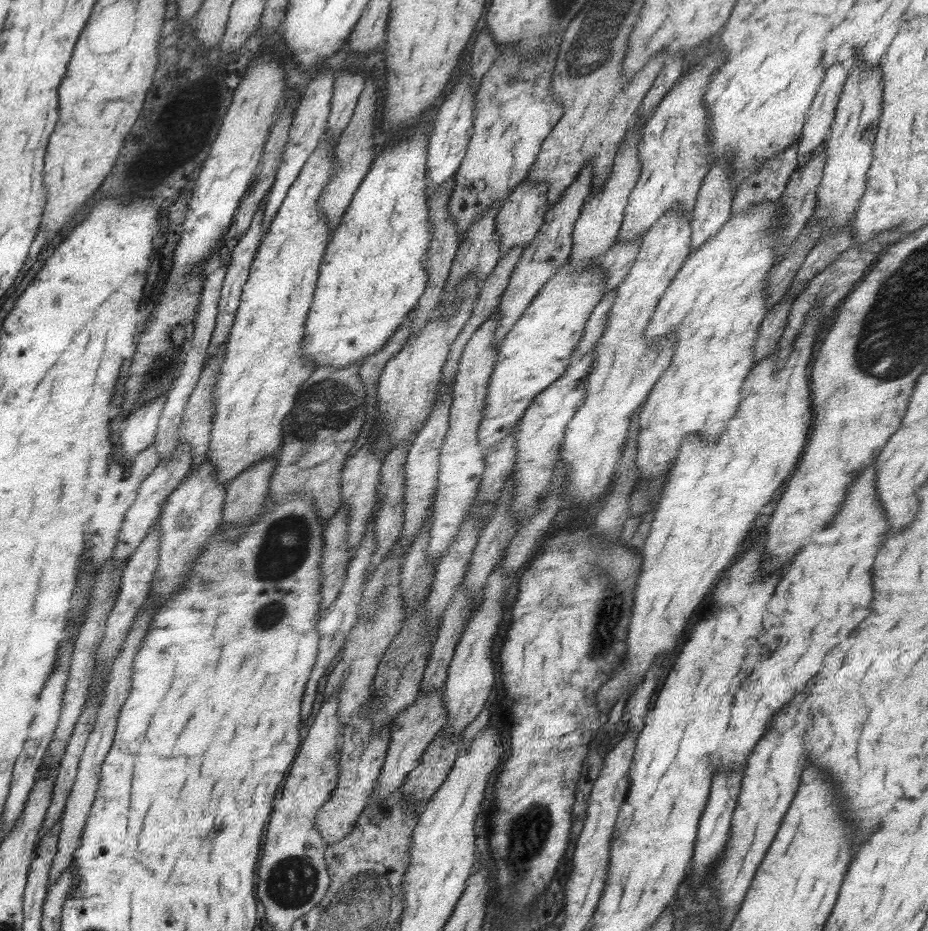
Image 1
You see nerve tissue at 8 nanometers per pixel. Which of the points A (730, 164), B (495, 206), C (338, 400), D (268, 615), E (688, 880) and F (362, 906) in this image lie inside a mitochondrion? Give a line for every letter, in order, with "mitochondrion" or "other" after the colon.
A: other
B: other
C: mitochondrion
D: mitochondrion
E: other
F: mitochondrion

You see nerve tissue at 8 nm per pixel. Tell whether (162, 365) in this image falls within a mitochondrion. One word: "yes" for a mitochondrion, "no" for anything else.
yes

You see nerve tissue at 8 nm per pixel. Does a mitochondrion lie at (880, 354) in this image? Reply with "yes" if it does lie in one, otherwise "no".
yes

